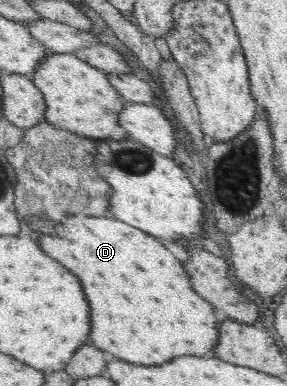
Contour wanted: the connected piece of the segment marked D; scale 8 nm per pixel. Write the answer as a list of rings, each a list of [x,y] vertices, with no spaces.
[[[69,215],[54,233],[38,233],[40,249],[80,279],[94,321],[90,337],[96,347],[108,357],[136,365],[160,365],[180,355],[212,355],[218,343],[219,313],[196,294],[178,257],[153,235],[114,217]]]

